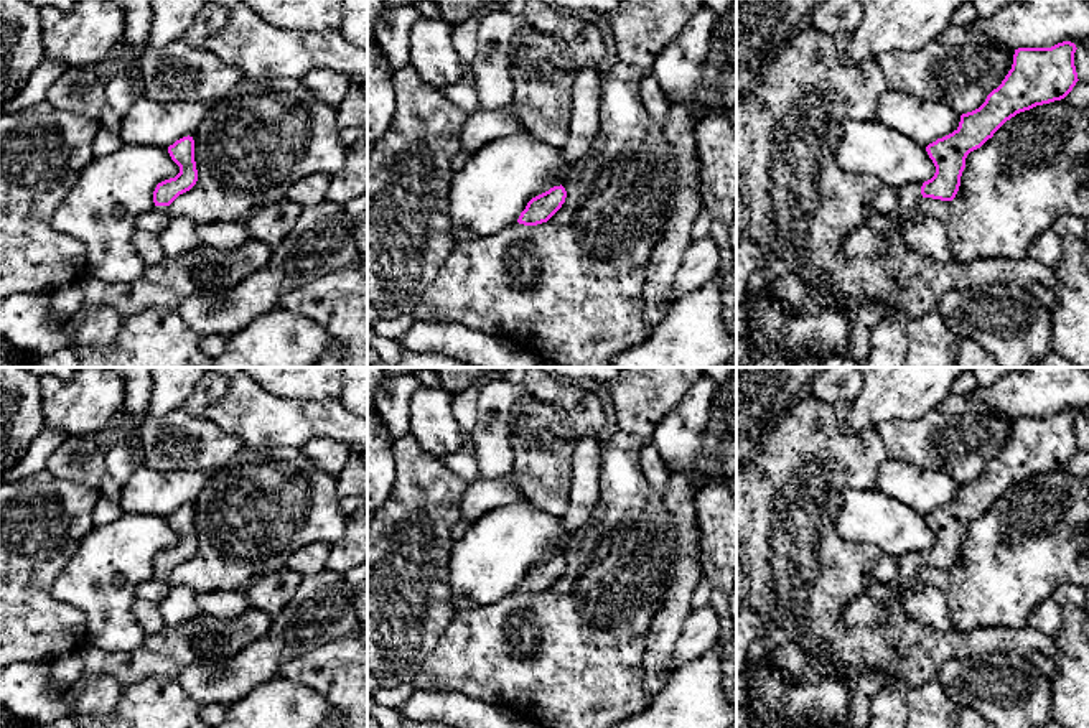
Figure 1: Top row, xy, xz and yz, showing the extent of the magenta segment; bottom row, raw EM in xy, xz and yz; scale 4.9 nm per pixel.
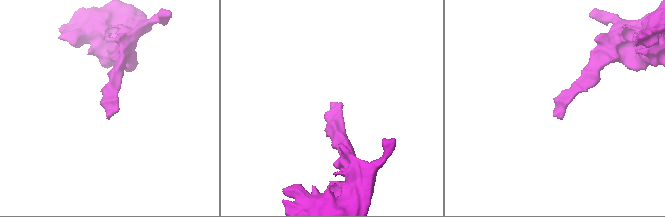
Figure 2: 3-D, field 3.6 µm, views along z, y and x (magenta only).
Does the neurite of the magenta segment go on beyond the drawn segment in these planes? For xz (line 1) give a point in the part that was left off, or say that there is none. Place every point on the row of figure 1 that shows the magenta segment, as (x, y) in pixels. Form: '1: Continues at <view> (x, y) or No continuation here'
1: No continuation here

